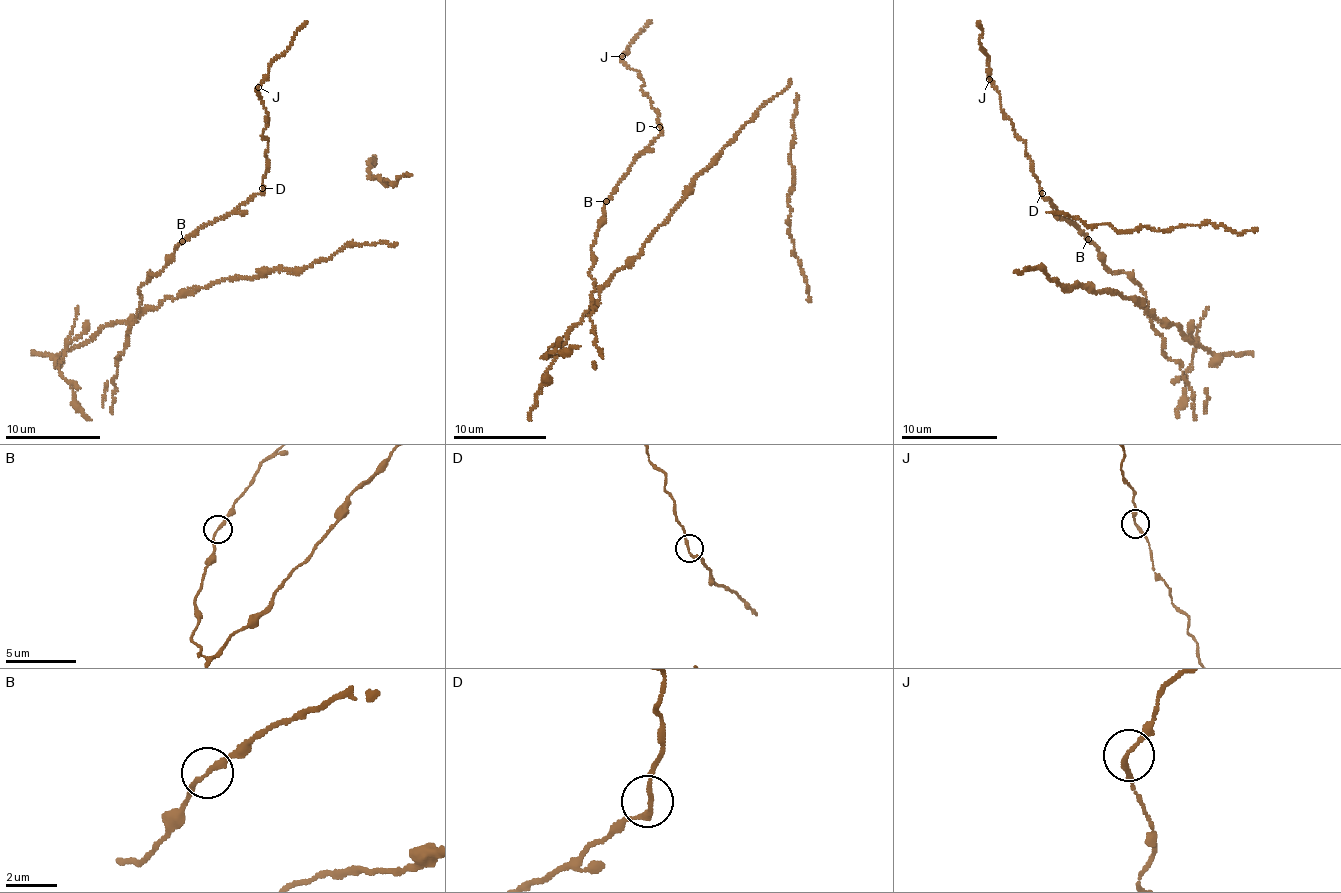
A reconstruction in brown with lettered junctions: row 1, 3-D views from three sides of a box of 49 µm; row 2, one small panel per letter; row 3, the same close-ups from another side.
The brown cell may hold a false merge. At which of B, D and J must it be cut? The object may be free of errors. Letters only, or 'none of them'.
B

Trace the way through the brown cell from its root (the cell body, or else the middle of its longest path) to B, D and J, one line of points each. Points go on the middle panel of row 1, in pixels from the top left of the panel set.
B: (642, 249), (602, 286), (593, 282), (588, 272), (593, 264), (591, 246), (606, 202)
D: (642, 249), (602, 286), (588, 272), (602, 208), (653, 144), (659, 127)
J: (642, 249), (602, 286), (588, 272), (602, 208), (660, 132), (653, 102), (642, 92), (643, 79), (622, 56)

